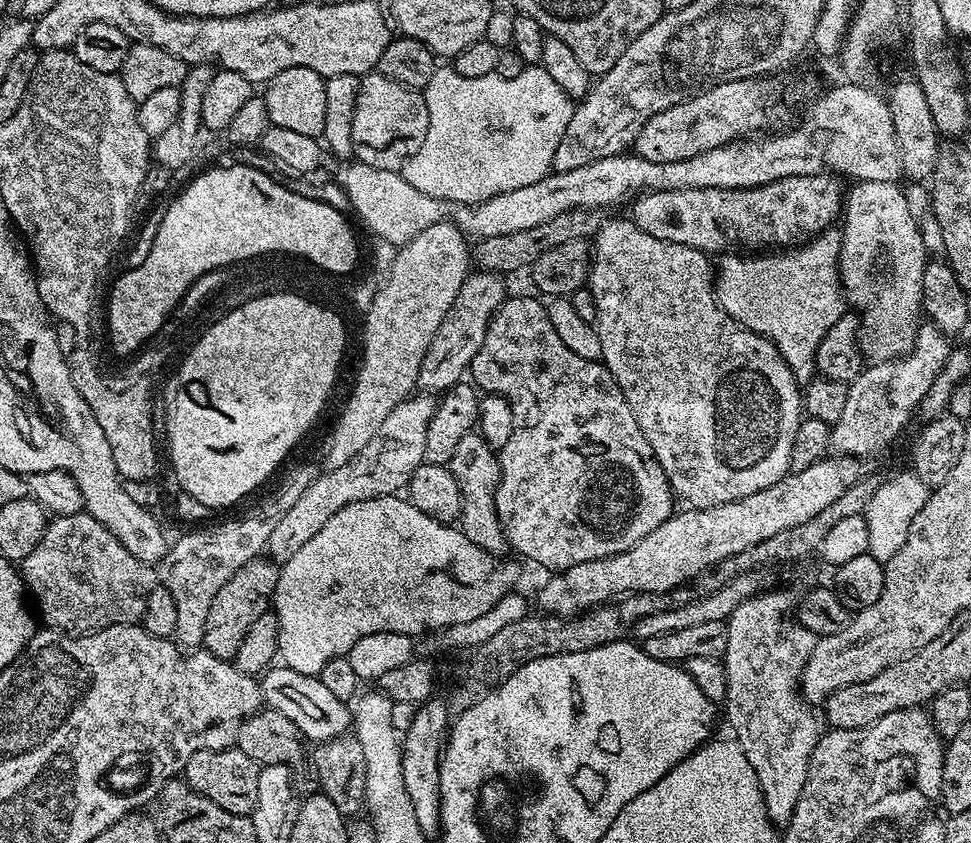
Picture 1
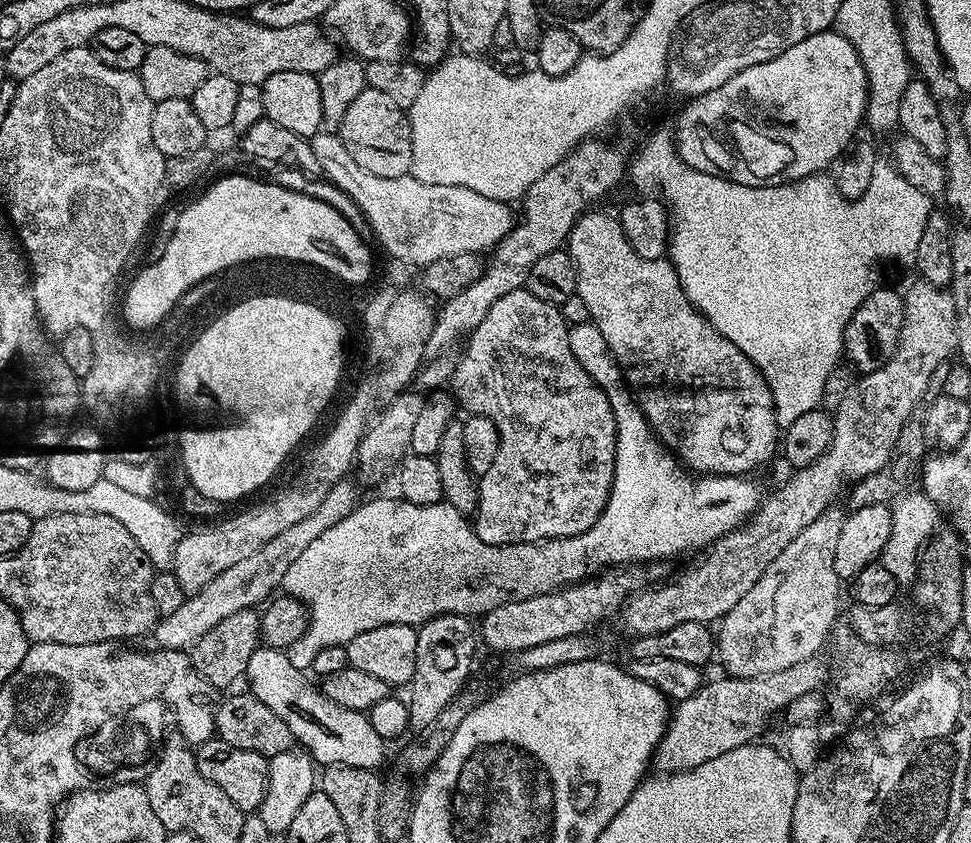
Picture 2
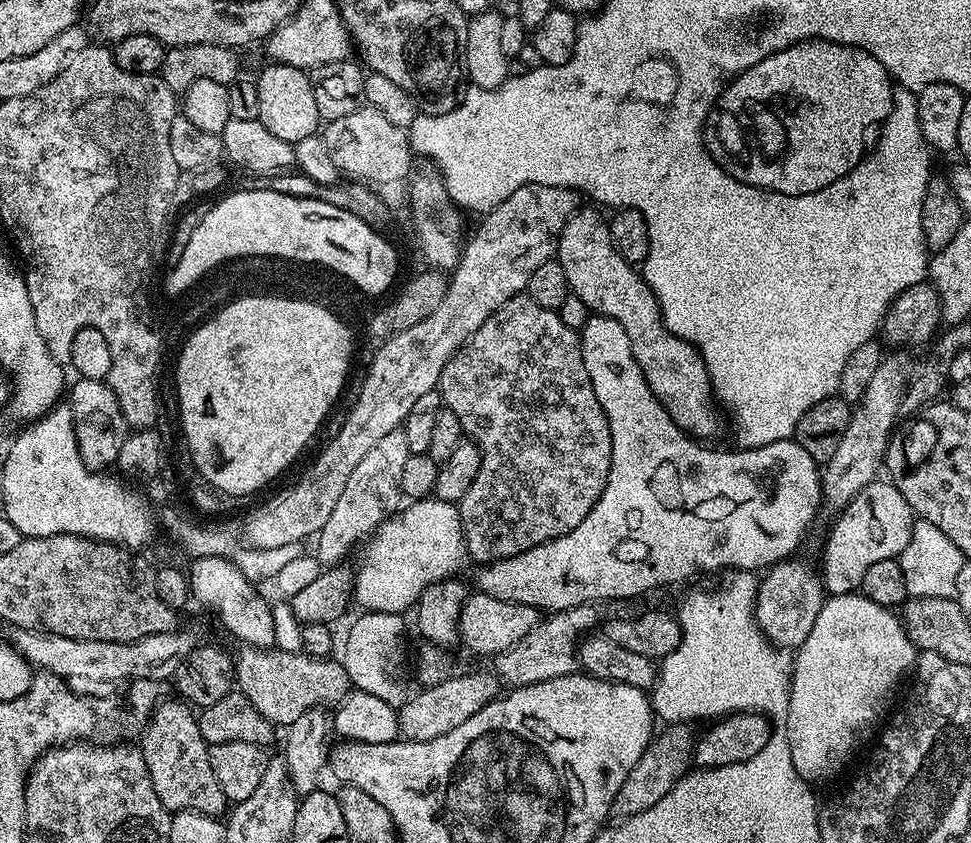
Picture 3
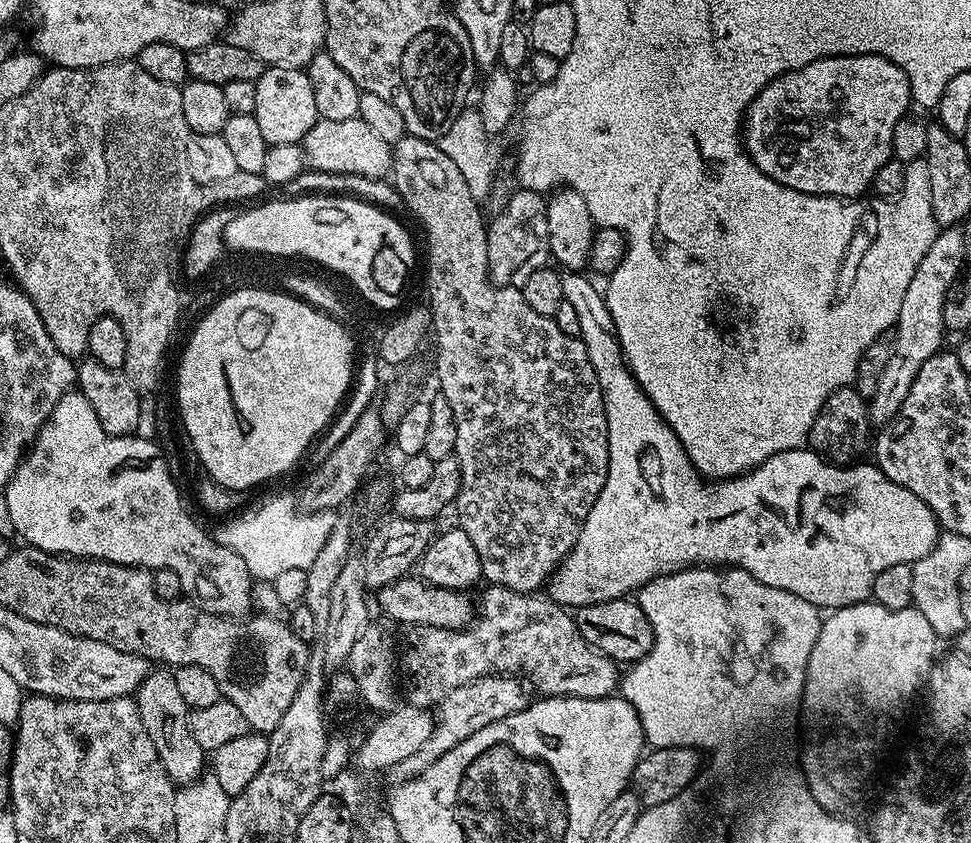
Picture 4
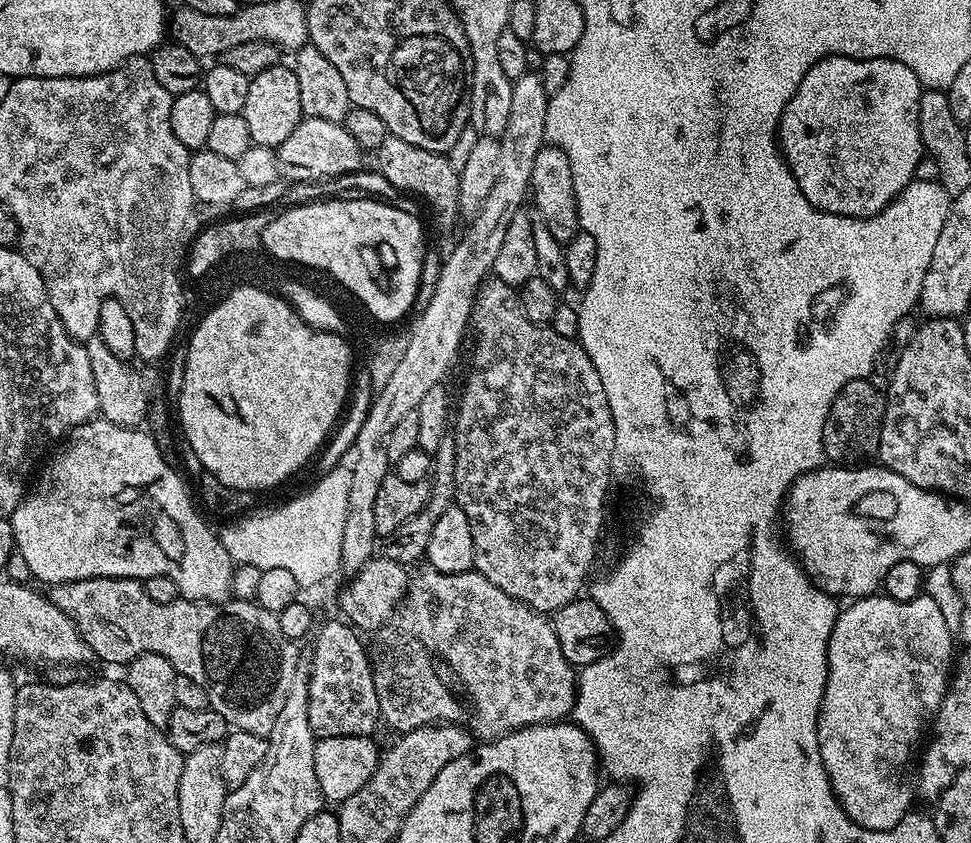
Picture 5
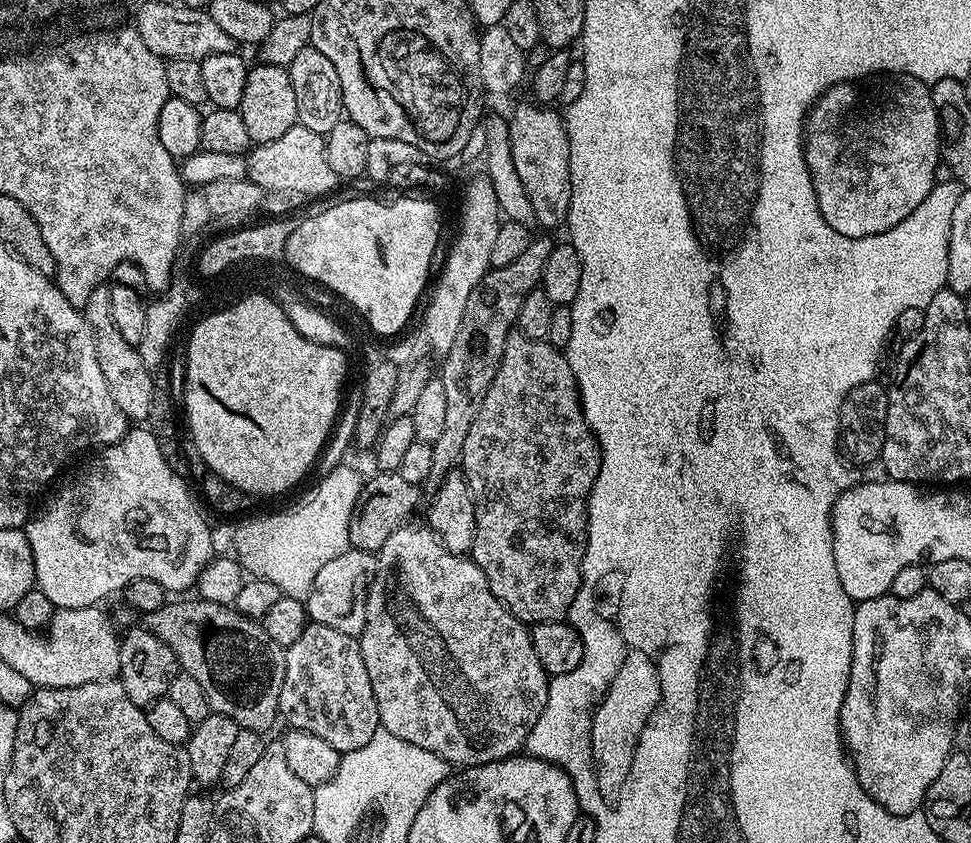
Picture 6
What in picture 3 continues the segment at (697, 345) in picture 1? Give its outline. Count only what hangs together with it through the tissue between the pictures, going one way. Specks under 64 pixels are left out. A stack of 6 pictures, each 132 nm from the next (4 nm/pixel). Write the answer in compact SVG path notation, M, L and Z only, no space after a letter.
M577 207L556 243L554 256L560 261L562 270L566 270L571 295L582 298L589 313L614 318L614 322L626 330L634 358L660 405L689 436L711 441L711 436L720 428L721 409L700 351L695 344L687 344L668 331L650 286L632 263L618 254L612 243L608 220L592 208Z

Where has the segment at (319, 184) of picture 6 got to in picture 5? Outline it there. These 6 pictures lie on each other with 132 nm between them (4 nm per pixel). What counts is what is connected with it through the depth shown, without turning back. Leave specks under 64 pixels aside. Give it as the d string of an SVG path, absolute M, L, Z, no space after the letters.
M305 116L298 126L294 126L290 138L286 138L286 142L282 142L276 149L280 175L292 184L327 182L340 175L355 172L361 167L360 156L362 156L362 149L358 146L358 142L354 142L354 134L350 134L350 130L346 130L343 124L326 122L326 118L310 118L309 116Z

